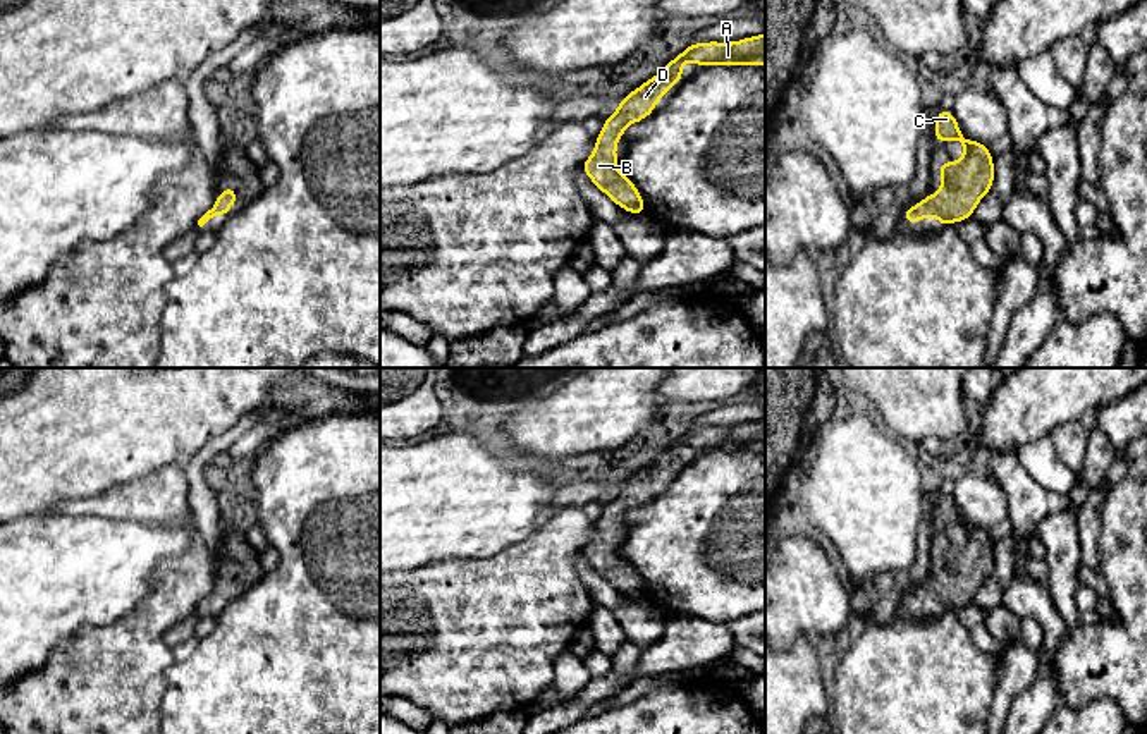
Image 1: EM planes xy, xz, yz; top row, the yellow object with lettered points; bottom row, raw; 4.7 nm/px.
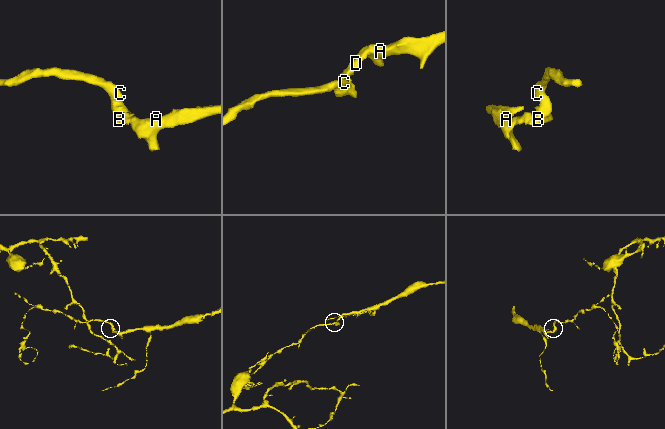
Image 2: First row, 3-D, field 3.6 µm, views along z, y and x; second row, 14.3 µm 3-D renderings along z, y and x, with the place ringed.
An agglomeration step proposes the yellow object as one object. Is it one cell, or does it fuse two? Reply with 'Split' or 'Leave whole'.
Leave whole

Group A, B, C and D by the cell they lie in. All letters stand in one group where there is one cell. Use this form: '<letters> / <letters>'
A B C D

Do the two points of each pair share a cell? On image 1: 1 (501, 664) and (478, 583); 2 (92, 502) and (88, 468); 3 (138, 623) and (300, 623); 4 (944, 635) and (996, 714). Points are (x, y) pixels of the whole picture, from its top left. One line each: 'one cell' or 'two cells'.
1: one cell
2: two cells
3: two cells
4: two cells

